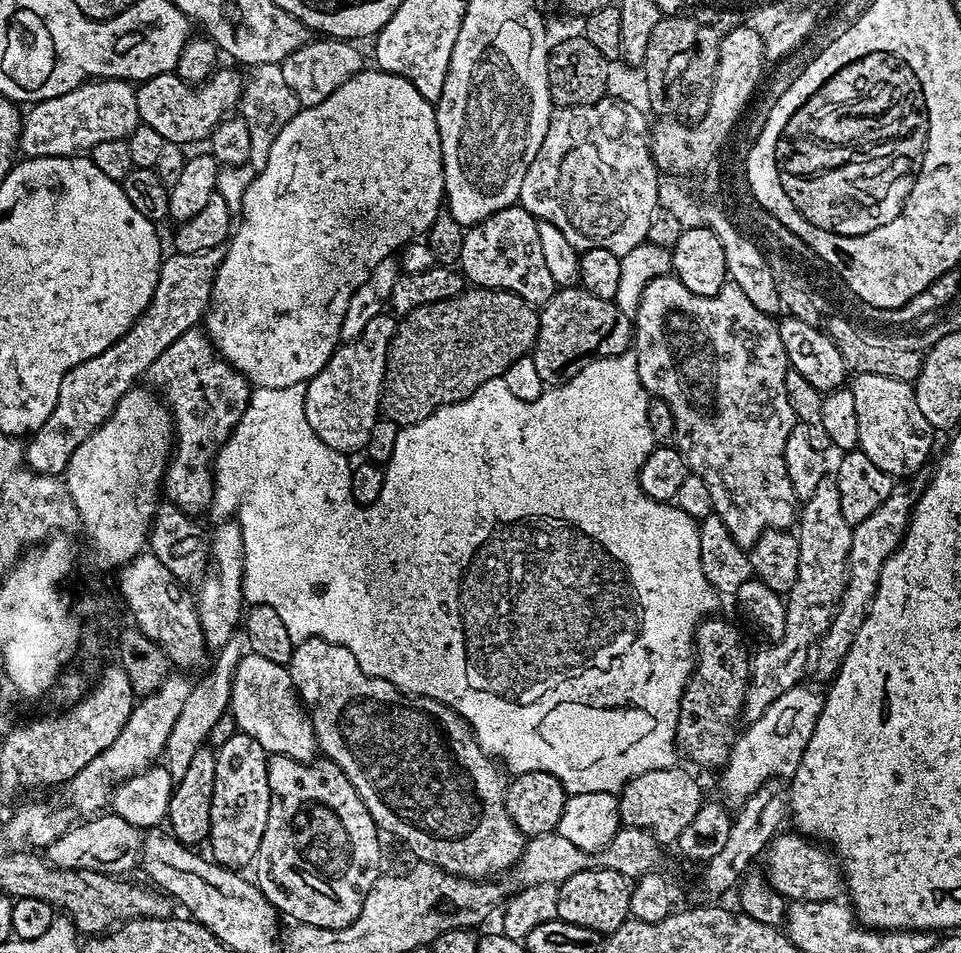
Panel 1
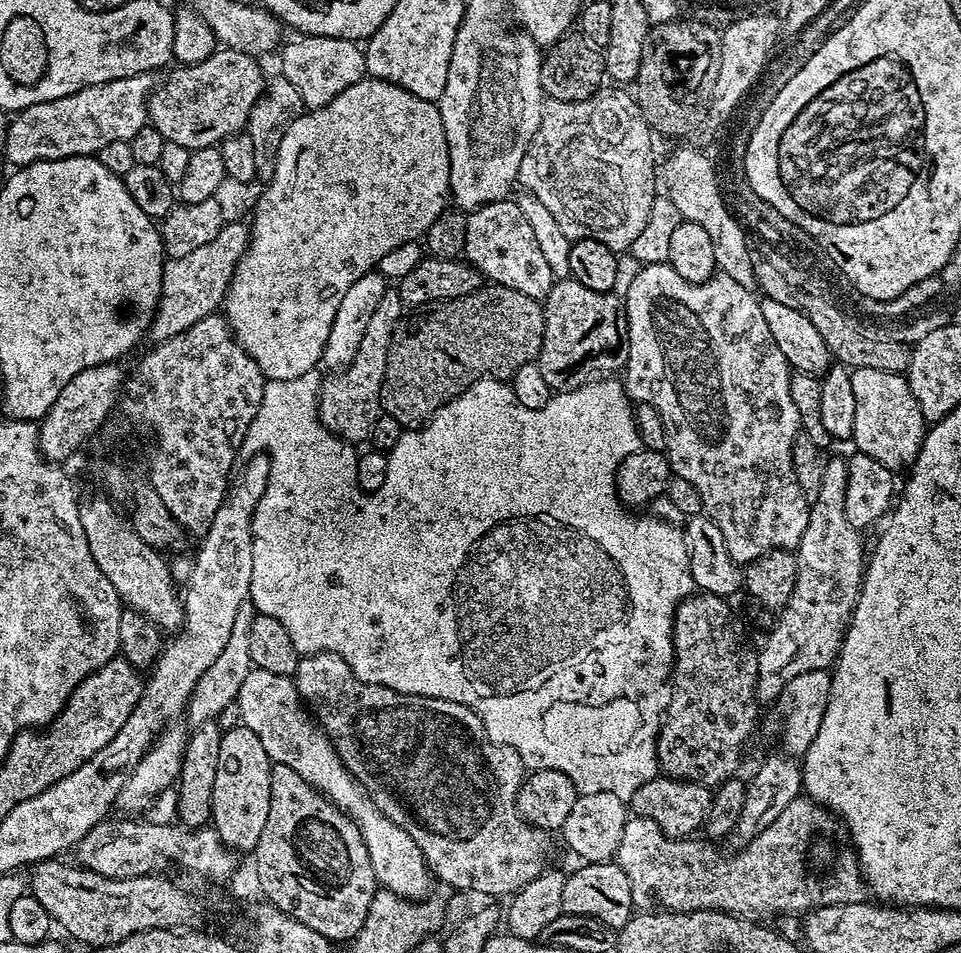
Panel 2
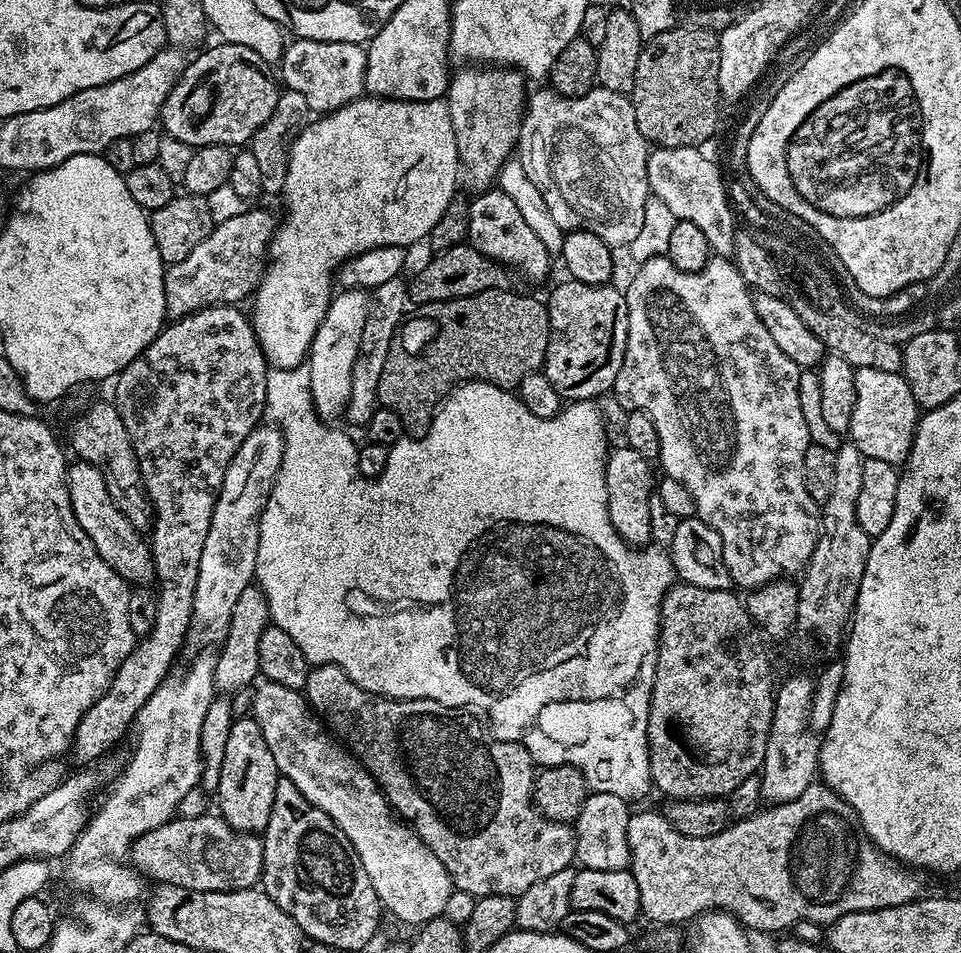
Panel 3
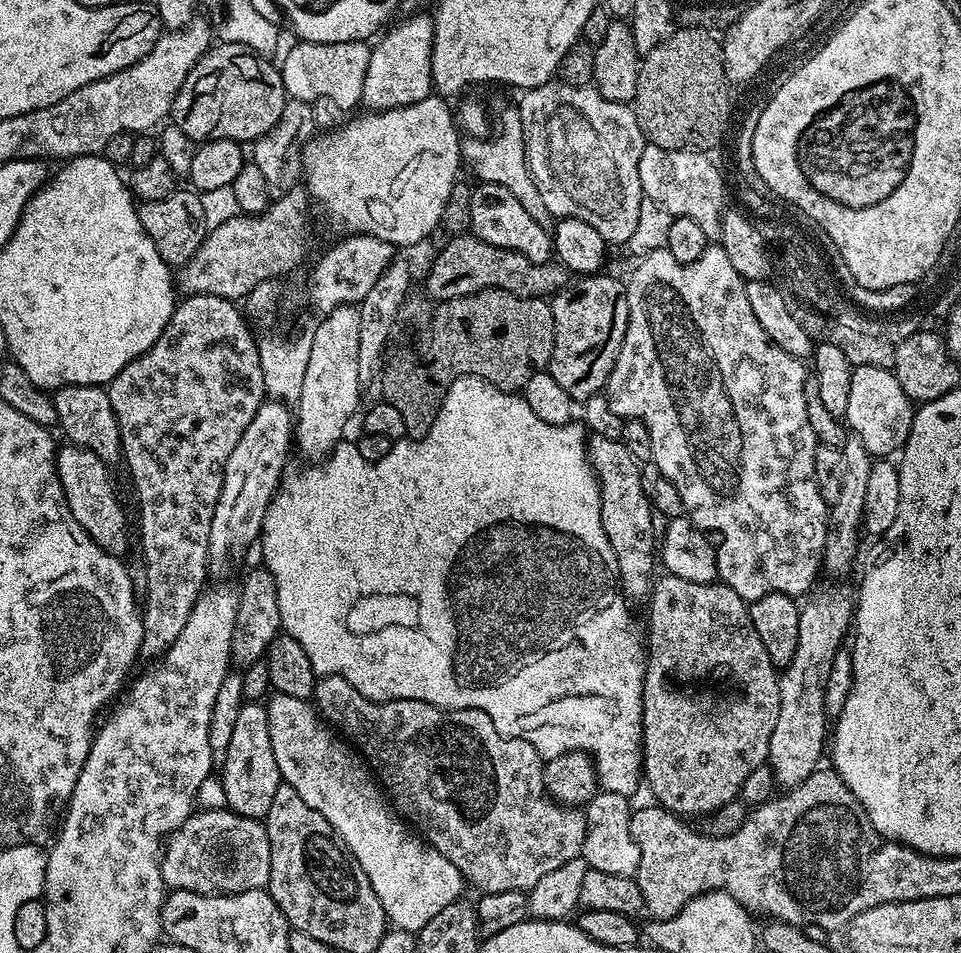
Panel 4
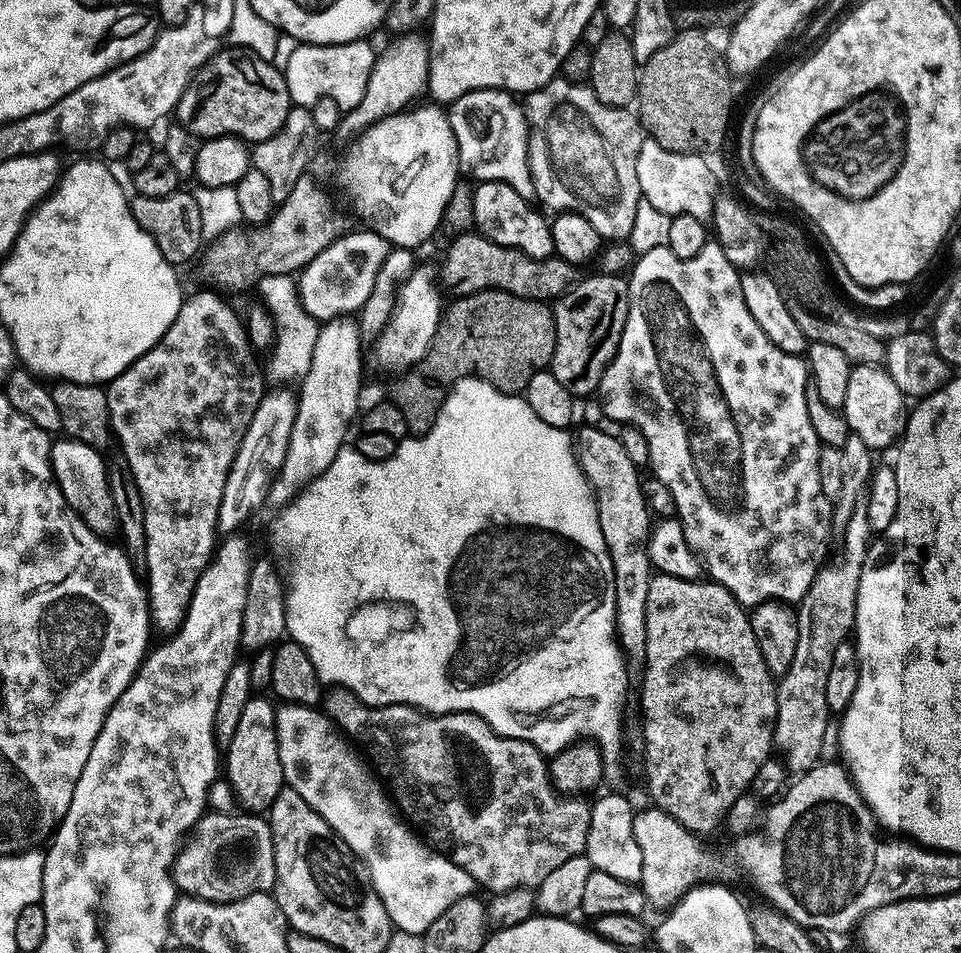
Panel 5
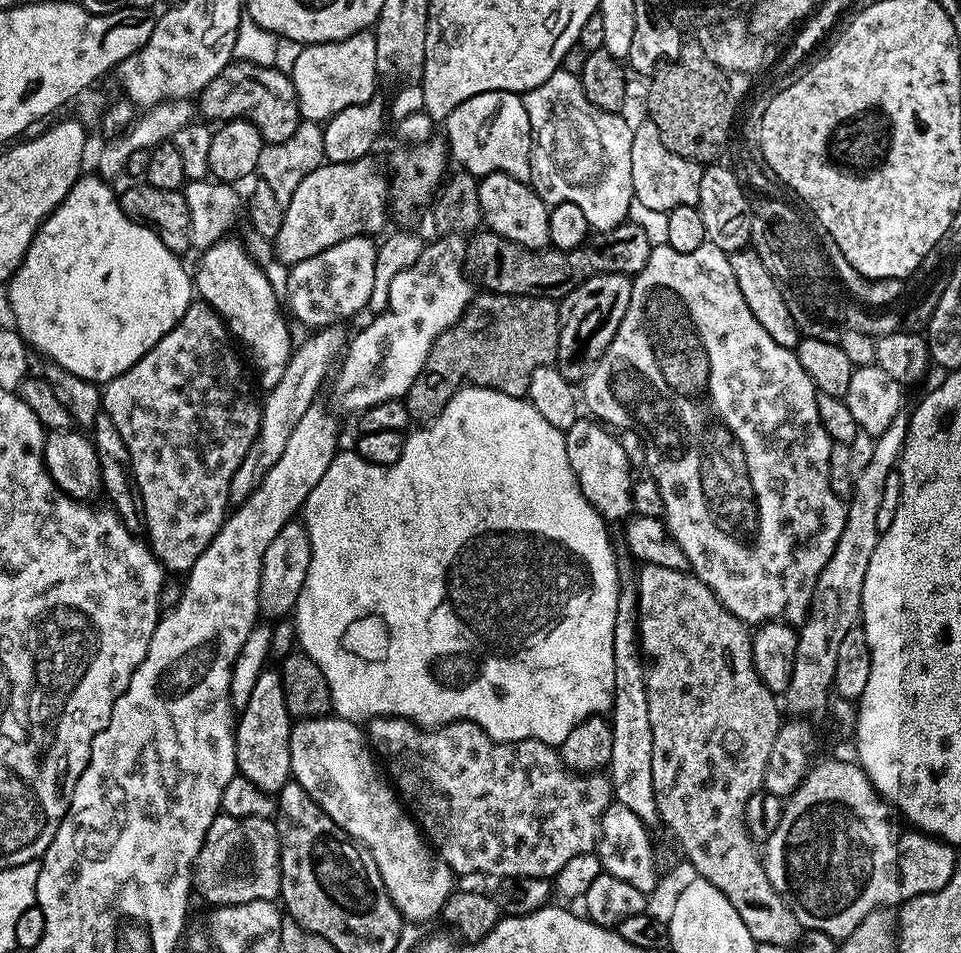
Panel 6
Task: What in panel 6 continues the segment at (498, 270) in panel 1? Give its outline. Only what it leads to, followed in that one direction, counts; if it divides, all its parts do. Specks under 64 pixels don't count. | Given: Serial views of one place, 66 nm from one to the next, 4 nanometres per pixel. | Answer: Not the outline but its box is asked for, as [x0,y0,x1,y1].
[478,172,549,248]

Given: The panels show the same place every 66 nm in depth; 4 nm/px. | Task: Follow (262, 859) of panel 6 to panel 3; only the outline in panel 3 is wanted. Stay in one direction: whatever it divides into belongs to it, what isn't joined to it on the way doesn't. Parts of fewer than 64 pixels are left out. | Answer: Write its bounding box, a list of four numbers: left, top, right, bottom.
[130,814,264,892]

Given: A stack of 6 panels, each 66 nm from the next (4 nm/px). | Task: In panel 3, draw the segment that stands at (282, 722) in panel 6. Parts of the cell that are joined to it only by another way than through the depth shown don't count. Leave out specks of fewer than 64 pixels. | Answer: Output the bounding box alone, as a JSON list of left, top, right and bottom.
[214,715,277,833]

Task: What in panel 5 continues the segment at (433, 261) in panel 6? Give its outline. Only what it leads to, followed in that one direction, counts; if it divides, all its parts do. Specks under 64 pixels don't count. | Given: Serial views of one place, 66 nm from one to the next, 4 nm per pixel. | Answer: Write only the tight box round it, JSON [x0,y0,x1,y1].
[371,263,442,373]

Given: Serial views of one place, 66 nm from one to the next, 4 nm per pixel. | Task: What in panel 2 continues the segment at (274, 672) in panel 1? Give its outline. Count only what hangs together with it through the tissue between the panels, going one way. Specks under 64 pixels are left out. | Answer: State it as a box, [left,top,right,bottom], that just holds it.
[235,668,430,900]

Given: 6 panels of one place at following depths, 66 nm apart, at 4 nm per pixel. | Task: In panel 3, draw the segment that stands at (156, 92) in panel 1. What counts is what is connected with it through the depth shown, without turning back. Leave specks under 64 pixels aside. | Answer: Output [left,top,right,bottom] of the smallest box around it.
[158,42,281,150]

